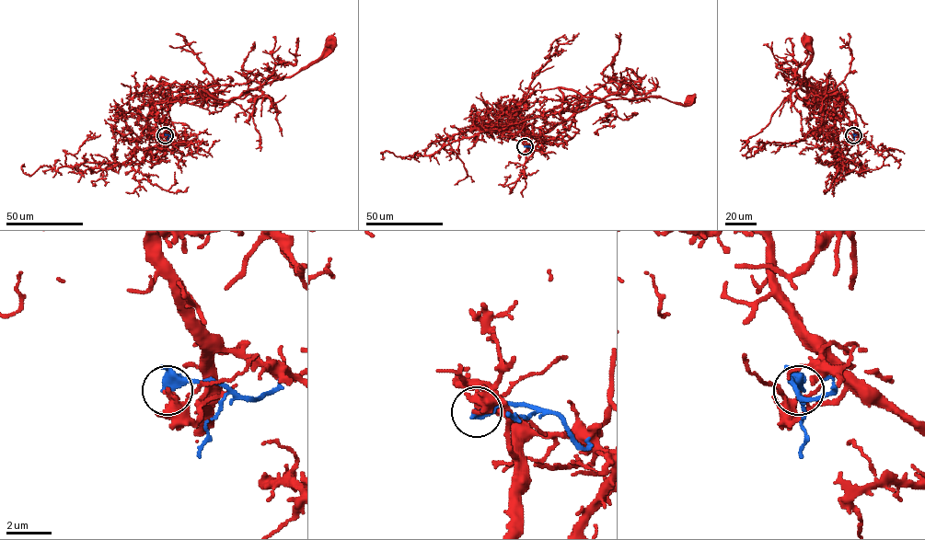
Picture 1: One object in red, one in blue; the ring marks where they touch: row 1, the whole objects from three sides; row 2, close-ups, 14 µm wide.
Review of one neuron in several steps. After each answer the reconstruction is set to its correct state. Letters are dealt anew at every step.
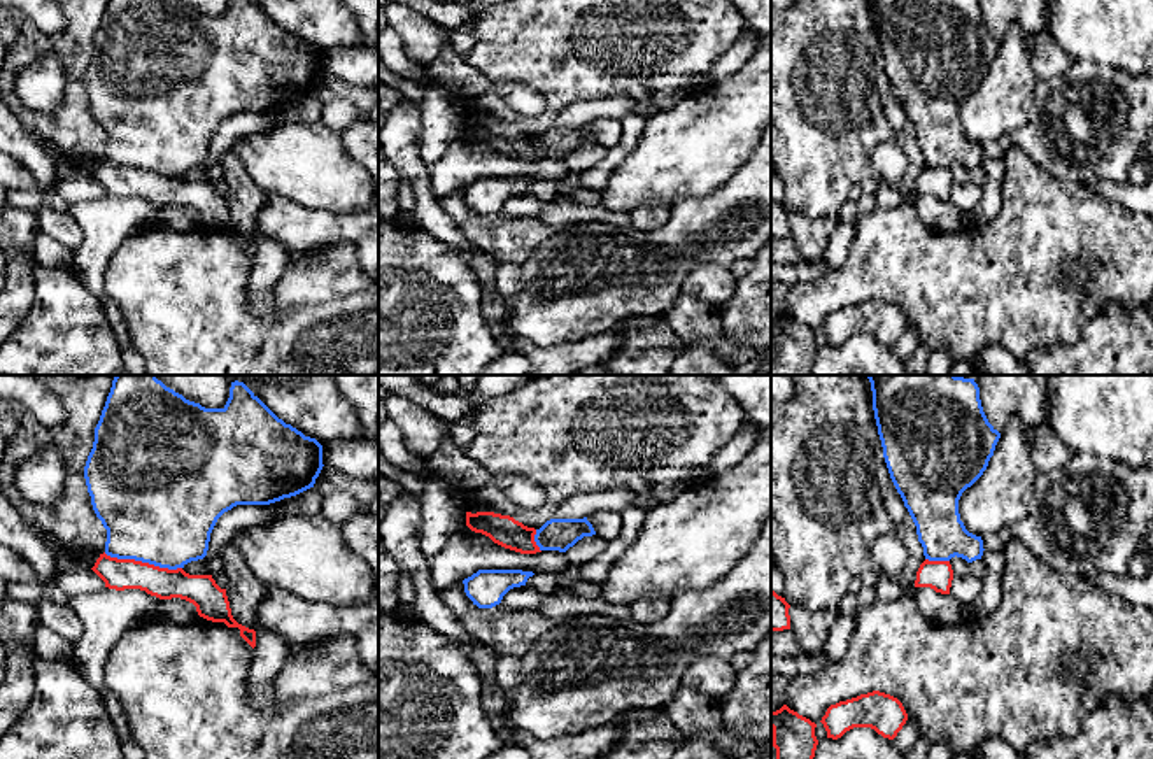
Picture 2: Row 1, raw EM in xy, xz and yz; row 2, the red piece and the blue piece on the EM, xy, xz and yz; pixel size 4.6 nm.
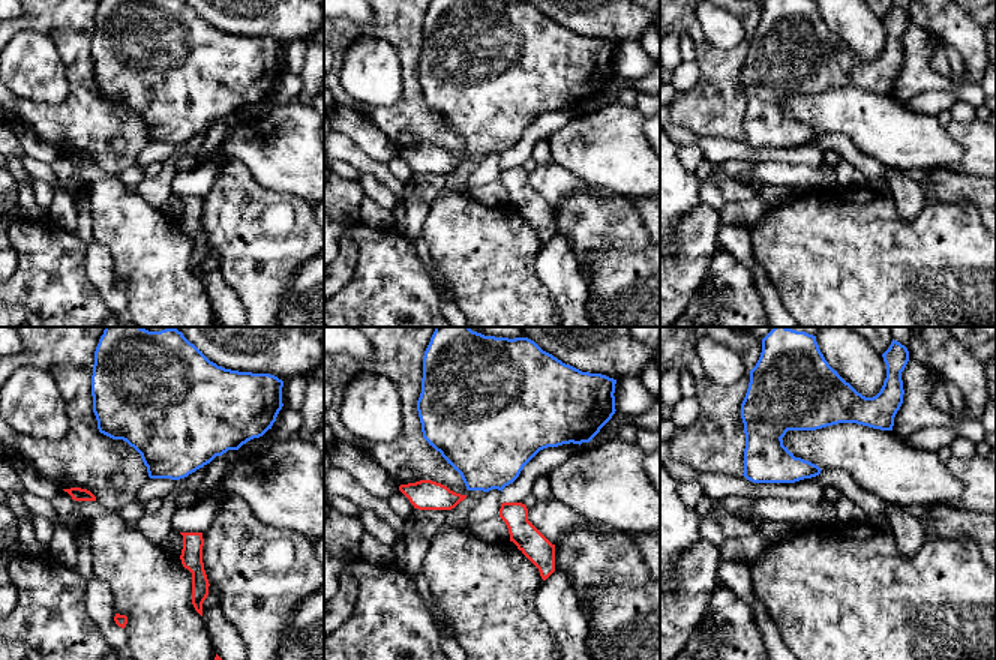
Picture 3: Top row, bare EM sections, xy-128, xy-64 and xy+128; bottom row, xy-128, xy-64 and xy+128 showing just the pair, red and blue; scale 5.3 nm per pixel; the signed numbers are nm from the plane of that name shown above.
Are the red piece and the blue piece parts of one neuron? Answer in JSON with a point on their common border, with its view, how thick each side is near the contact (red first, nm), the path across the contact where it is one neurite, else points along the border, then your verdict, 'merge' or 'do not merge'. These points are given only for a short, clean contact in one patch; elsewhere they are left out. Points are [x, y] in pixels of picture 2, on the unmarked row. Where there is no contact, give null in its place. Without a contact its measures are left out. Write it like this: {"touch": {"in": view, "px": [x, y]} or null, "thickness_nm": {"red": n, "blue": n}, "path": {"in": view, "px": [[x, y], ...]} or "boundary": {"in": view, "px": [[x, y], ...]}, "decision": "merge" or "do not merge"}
{"touch": {"in": "xy", "px": [141, 169]}, "thickness_nm": {"red": 140, "blue": 500}, "boundary": {"in": "xy", "px": [[104, 160], [114, 165], [134, 165], [160, 174], [181, 176]]}, "decision": "do not merge"}

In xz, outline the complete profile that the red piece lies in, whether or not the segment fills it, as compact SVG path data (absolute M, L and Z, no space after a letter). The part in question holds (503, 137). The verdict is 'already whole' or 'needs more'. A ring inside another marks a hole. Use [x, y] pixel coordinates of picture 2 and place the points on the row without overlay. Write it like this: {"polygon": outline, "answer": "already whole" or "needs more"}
{"polygon": "M466 119L466 133L489 144L494 151L520 160L536 161L541 160L534 149L536 137L527 135L510 123L501 123L494 119Z", "answer": "already whole"}

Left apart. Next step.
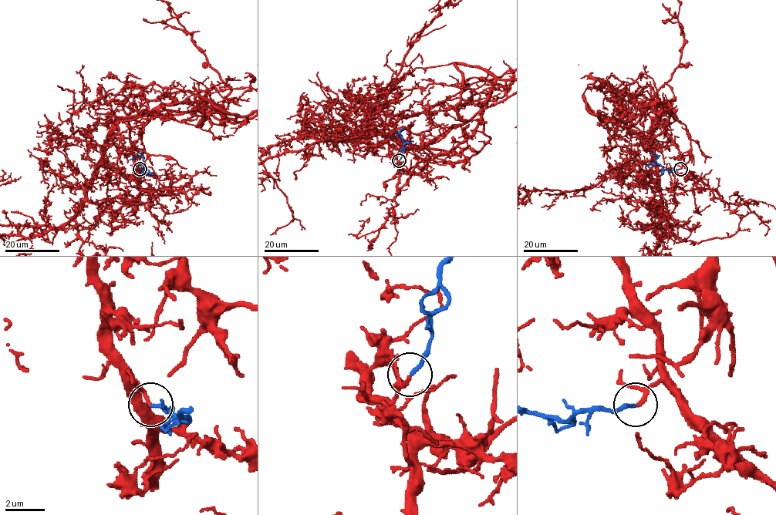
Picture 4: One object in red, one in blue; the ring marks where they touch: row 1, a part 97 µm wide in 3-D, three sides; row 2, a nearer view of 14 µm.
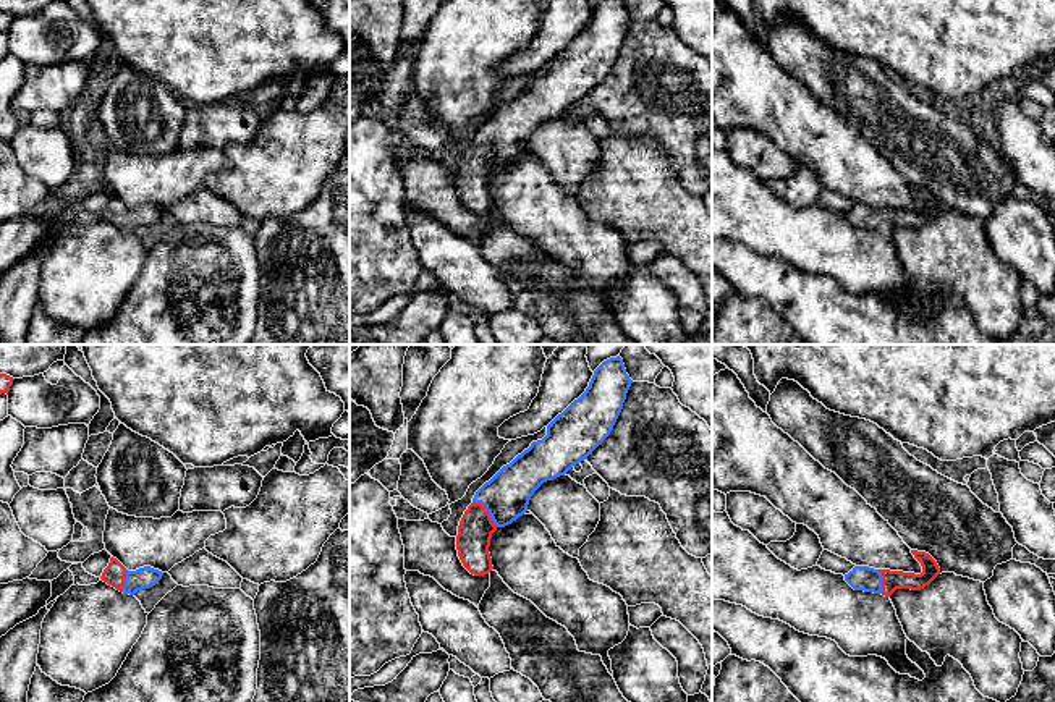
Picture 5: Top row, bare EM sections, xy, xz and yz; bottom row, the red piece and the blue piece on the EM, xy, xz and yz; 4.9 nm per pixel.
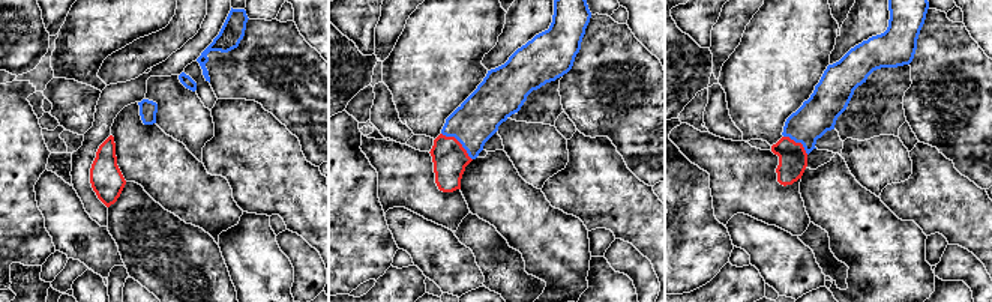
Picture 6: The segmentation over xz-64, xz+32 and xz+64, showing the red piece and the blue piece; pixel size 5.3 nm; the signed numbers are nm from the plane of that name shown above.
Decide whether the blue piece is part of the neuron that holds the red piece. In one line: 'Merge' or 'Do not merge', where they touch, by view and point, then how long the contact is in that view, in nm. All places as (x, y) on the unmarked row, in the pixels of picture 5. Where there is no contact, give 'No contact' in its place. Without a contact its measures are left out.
Merge. Touches red at xz (487, 149). Shared border 180 nm

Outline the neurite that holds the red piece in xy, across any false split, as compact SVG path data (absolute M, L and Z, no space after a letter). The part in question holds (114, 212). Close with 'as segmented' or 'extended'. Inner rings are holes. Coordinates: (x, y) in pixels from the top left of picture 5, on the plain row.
M112 194L100 217L123 231L134 233L138 228L159 222L162 214L162 209L150 204L128 209L117 196Z; extended

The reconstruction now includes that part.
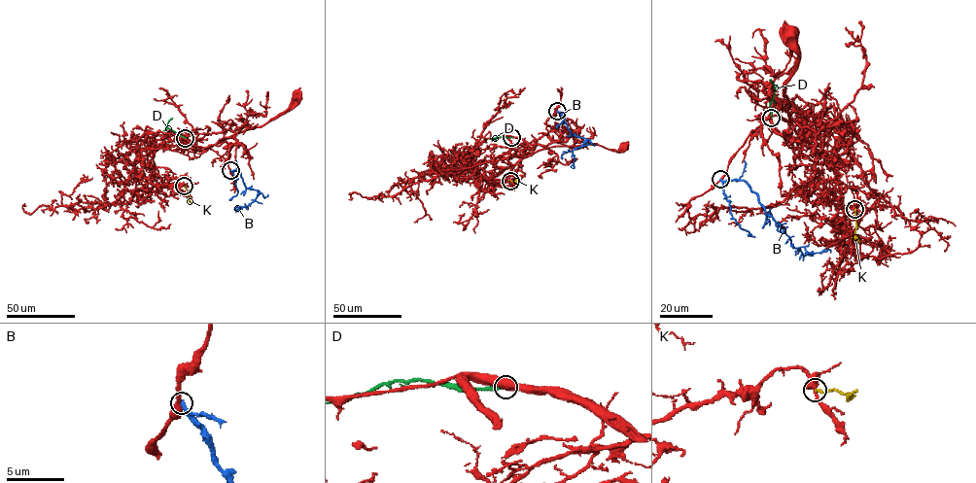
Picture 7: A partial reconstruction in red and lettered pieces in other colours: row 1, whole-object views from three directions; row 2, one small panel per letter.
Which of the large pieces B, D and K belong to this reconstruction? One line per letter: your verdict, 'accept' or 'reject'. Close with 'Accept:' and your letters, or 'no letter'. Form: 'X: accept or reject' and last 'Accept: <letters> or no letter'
B: reject
D: reject
K: reject
Accept: no letter

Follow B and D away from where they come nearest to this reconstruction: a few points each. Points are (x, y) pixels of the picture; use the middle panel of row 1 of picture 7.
B: (557, 111), (574, 135), (585, 139), (580, 147), (573, 151), (573, 168)
D: (511, 137), (494, 138), (499, 136)

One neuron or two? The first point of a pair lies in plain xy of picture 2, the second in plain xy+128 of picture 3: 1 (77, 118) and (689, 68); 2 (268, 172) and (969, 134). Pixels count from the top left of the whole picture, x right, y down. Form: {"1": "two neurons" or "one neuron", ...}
{"1": "two neurons", "2": "two neurons"}

